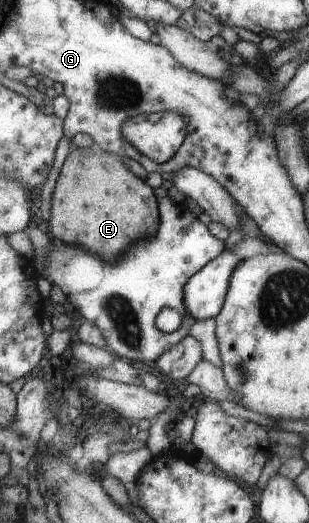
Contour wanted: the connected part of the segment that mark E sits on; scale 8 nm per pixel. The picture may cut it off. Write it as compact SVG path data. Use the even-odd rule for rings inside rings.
M72 147L61 171L48 228L56 241L85 247L103 261L117 263L131 245L157 233L161 216L156 191L129 171L115 152Z

